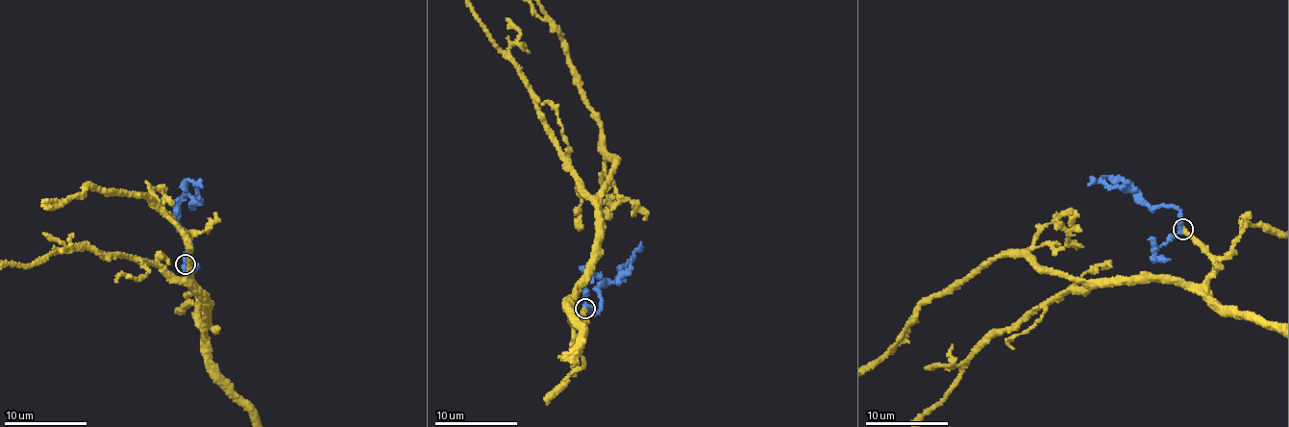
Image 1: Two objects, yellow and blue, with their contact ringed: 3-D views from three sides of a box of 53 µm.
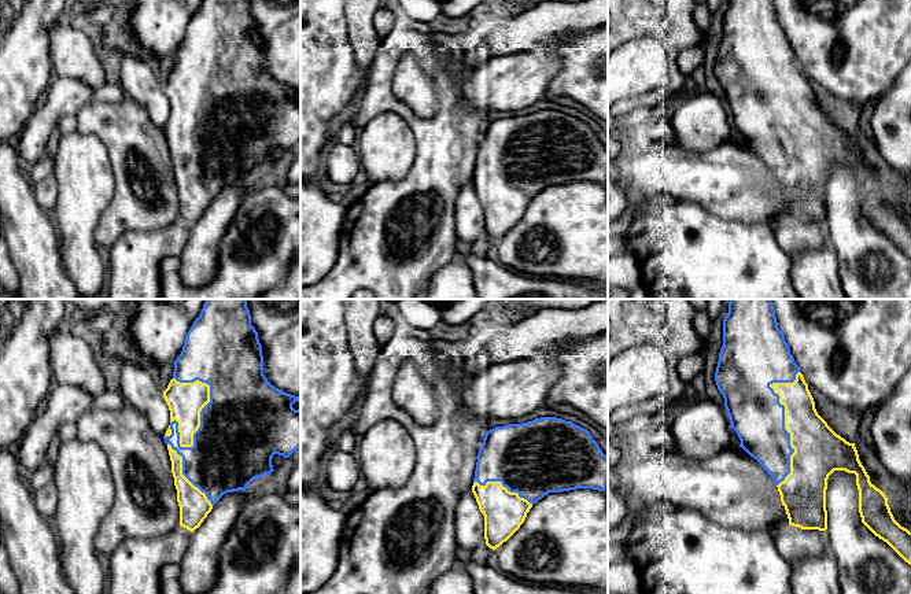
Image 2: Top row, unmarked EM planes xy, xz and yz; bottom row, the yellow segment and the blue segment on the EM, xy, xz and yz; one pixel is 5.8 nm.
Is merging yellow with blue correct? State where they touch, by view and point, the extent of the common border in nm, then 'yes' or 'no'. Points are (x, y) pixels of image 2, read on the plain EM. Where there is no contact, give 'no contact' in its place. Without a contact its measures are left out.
meets yellow in yz at (785, 113); contact 700 nm long; yes

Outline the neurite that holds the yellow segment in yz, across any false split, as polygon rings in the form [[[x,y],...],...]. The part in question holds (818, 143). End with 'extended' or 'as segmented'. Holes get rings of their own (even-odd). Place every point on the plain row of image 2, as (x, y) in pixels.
[[[729,0],[729,5],[723,12],[723,38],[719,45],[715,74],[724,91],[724,100],[731,121],[741,133],[740,140],[757,152],[774,171],[789,211],[789,218],[801,222],[826,224],[827,171],[834,163],[855,166],[862,215],[911,258],[911,225],[895,213],[885,185],[870,174],[870,169],[859,152],[855,136],[849,136],[837,128],[818,107],[808,77],[790,47],[783,26],[778,21],[774,0]]]; extended

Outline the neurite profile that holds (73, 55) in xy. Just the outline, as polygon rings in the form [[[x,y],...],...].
[[[67,15],[49,26],[49,55],[55,77],[75,78],[99,89],[107,82],[99,52],[88,34],[69,23]]]

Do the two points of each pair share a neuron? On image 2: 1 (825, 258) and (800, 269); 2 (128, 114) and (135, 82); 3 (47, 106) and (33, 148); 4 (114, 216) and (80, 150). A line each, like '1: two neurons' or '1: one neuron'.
1: one neuron
2: two neurons
3: one neuron
4: two neurons

